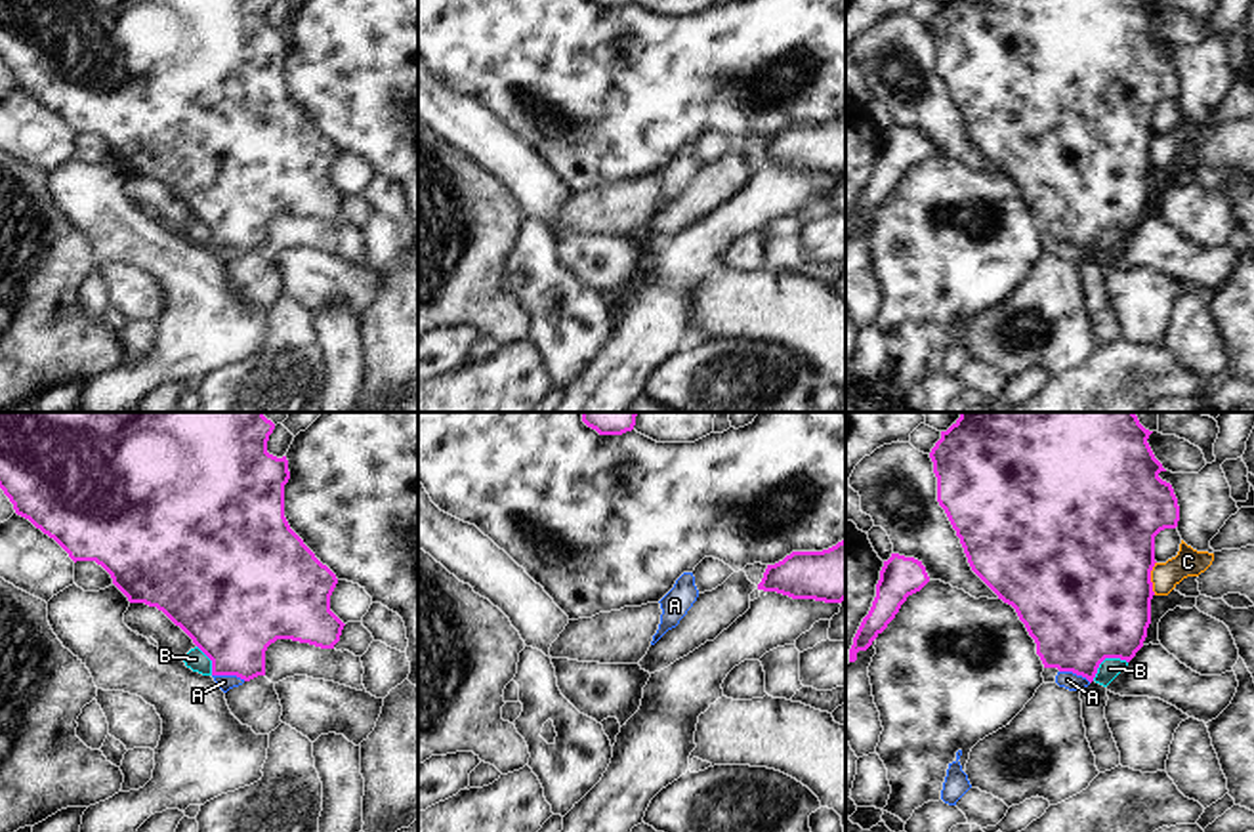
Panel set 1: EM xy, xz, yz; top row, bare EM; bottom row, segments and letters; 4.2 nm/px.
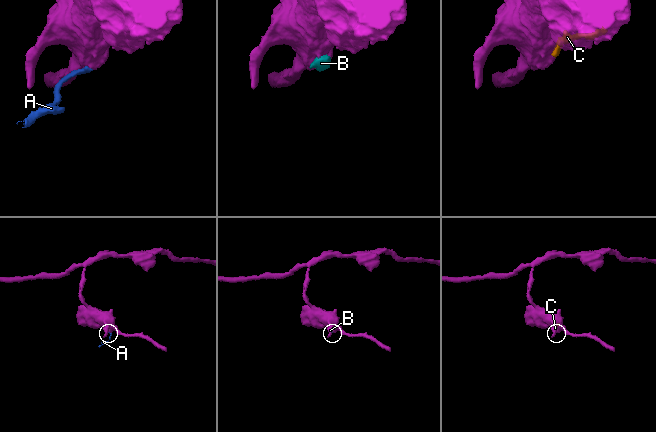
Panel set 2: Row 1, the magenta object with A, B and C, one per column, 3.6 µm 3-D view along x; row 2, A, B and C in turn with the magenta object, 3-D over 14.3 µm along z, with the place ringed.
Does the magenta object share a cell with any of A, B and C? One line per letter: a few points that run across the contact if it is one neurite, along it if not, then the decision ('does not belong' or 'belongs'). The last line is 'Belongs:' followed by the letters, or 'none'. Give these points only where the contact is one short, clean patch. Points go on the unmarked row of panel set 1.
A: line xy (212, 247), (235, 247), (245, 252); does not belong
B: line yz (1127, 233), (1106, 231), (1092, 252); does not belong
C: line yz (1155, 134), (1151, 144), (1153, 166); does not belong
Belongs: none

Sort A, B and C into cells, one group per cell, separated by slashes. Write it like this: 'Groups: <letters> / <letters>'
Groups: A B / C.

